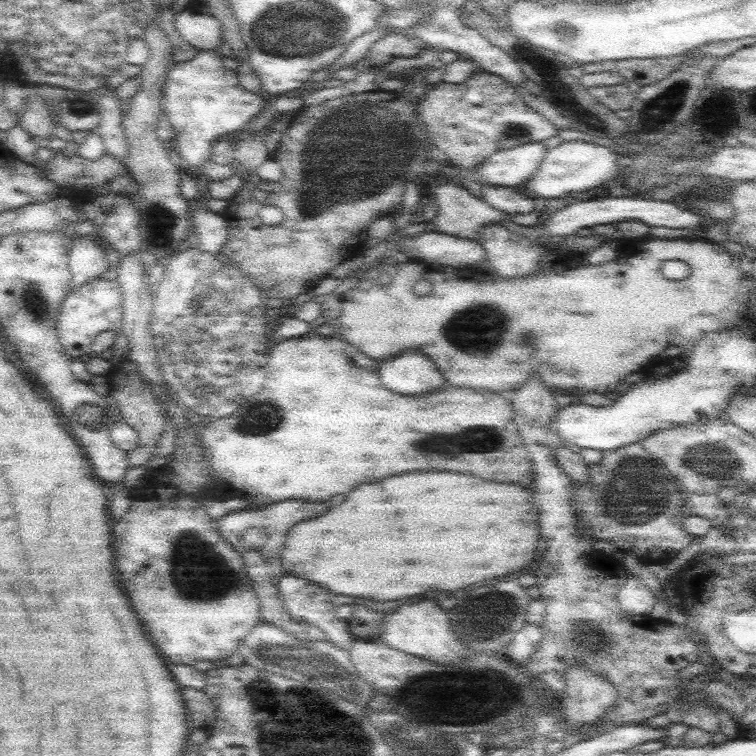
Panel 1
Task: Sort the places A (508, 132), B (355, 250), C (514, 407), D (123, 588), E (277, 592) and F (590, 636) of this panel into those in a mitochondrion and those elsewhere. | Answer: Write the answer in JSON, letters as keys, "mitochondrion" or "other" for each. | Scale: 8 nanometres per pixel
{"A":"mitochondrion","B":"other","C":"other","D":"other","E":"other","F":"mitochondrion"}

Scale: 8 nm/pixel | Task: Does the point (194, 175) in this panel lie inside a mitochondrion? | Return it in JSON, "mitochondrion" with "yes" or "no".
{"mitochondrion":"no"}

